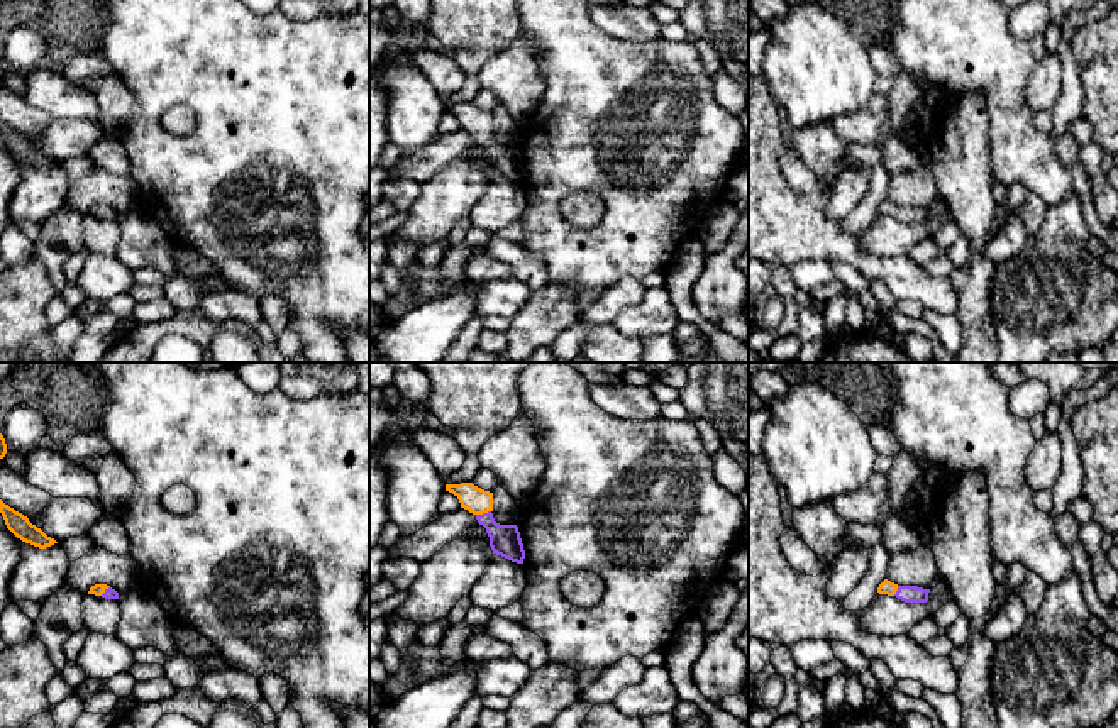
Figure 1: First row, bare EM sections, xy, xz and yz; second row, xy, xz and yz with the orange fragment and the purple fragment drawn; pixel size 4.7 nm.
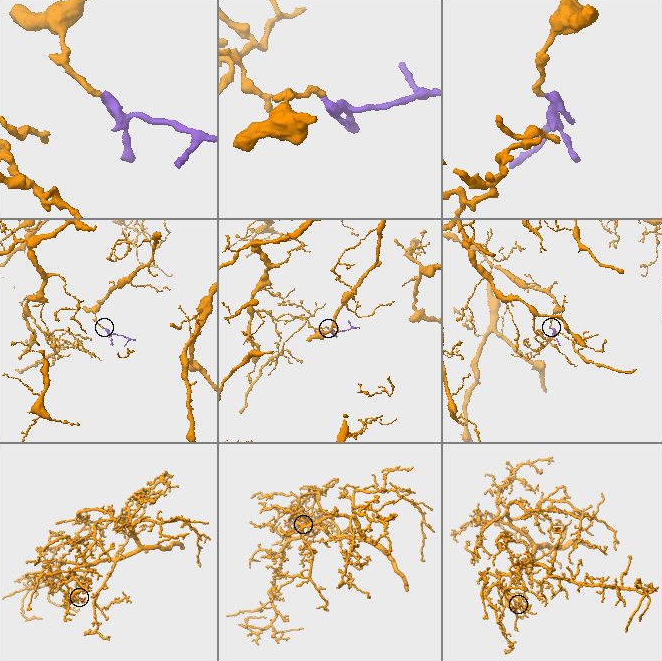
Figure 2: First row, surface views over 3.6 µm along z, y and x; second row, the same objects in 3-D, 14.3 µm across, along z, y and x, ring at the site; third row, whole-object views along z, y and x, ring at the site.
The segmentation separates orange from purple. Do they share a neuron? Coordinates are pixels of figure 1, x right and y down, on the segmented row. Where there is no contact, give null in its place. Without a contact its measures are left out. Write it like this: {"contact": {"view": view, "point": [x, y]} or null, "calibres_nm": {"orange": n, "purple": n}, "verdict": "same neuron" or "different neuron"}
{"contact": {"view": "xz", "point": [483, 512]}, "calibres_nm": {"orange": 120, "purple": 150}, "verdict": "same neuron"}

